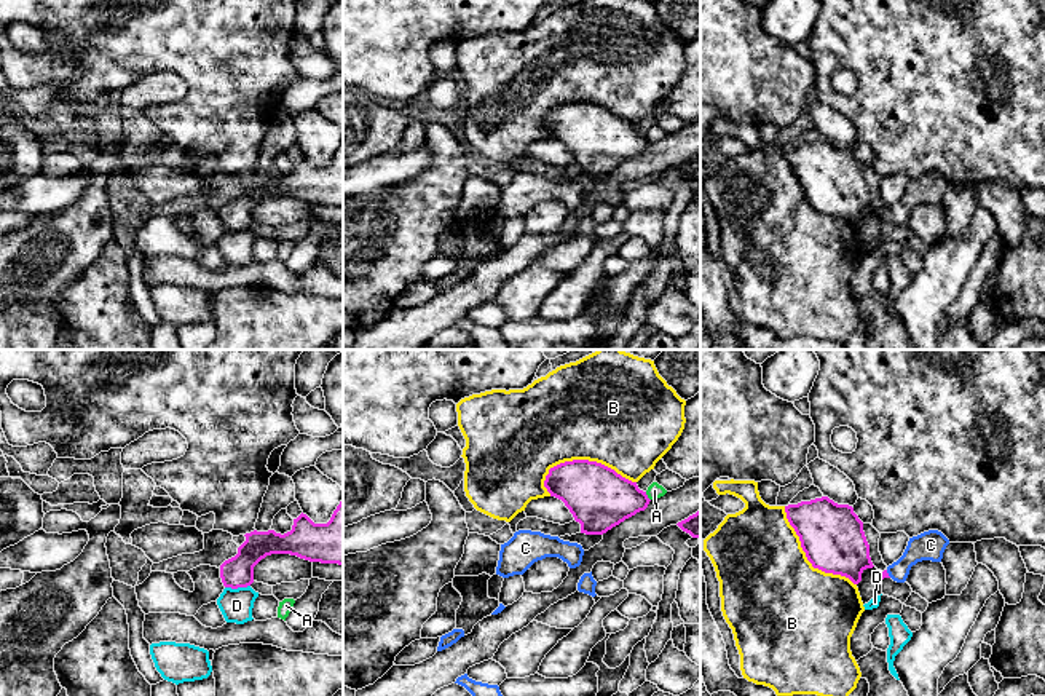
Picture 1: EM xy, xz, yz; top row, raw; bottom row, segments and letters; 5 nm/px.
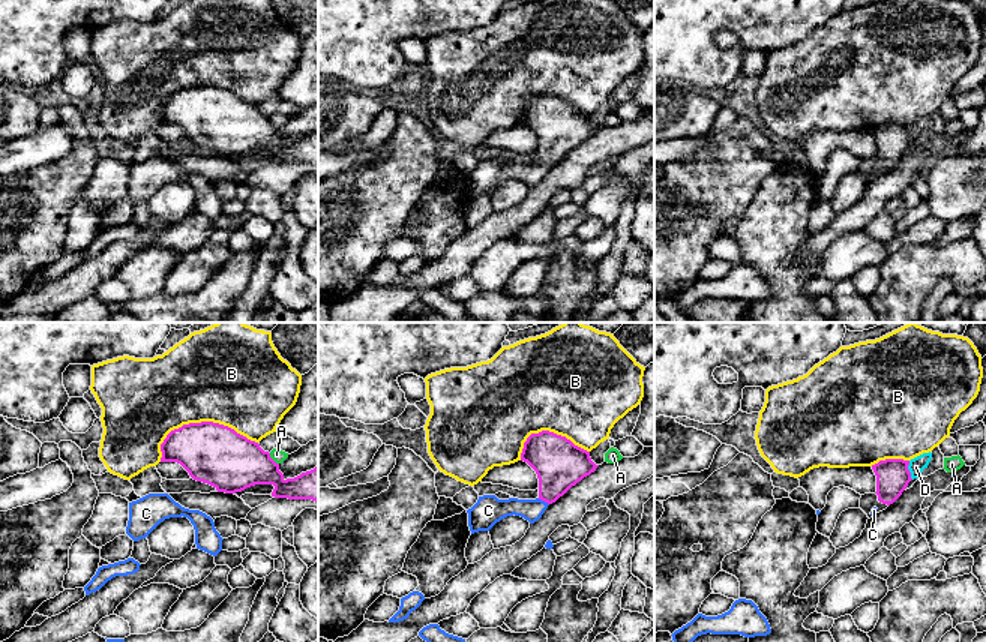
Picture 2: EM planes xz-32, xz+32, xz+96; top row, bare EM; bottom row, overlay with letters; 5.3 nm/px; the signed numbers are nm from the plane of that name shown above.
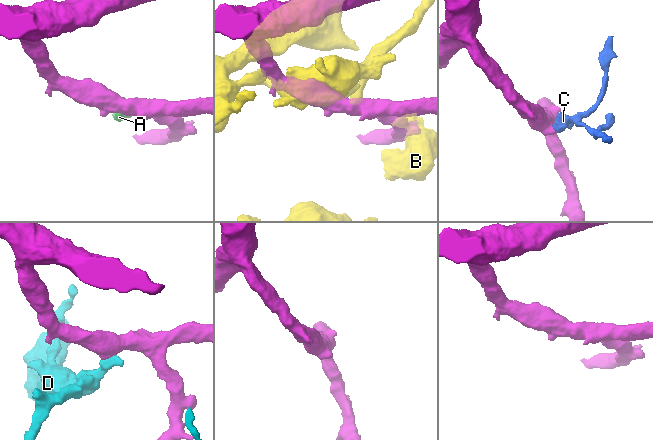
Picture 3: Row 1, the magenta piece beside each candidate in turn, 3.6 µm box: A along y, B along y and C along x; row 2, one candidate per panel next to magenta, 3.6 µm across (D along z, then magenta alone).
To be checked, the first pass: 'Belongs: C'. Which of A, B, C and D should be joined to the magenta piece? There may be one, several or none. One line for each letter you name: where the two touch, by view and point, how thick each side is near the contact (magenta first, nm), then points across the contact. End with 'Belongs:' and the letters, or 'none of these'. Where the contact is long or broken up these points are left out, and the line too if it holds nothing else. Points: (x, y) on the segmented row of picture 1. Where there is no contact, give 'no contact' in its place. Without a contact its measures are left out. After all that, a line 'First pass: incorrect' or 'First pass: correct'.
C: yz (887, 573) | 40/140 nm | across yz (884, 573), (887, 573), (927, 546)
Belongs: C
First pass: correct

